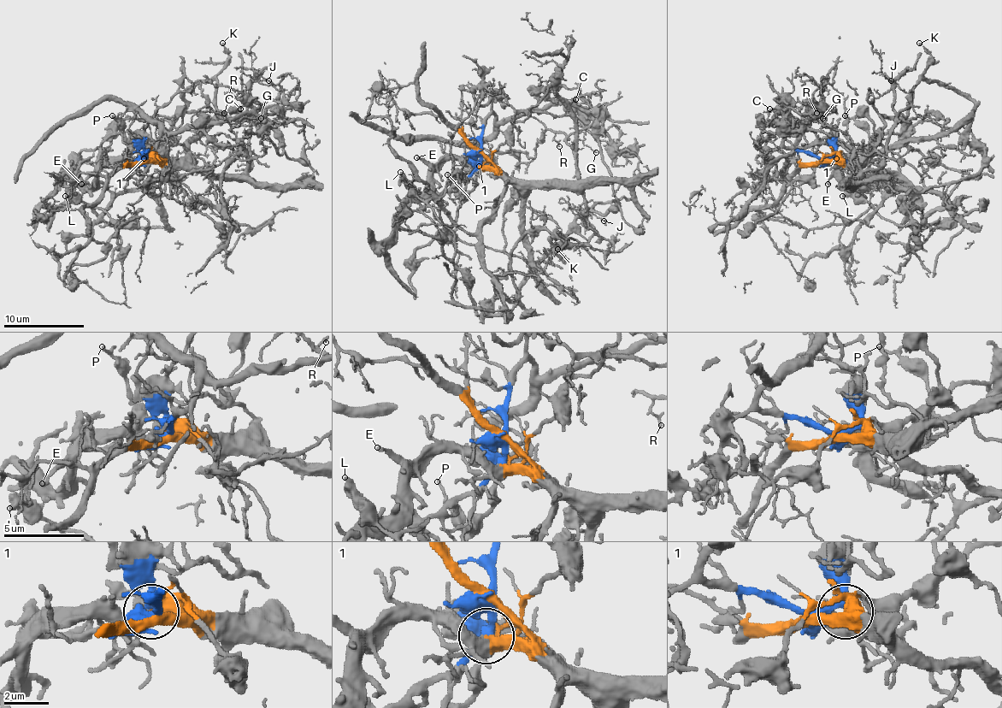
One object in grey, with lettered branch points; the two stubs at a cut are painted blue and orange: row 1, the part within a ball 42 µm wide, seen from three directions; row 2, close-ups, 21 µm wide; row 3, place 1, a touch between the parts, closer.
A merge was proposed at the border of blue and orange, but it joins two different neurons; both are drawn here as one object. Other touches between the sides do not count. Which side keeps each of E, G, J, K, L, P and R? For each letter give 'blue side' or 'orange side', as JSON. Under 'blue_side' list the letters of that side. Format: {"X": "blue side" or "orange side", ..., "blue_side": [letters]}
{"E": "orange side", "G": "orange side", "J": "orange side", "K": "orange side", "L": "orange side", "P": "orange side", "R": "orange side", "blue_side": []}

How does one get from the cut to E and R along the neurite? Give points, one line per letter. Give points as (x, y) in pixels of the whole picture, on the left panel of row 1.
E: (144, 160), (105, 160), (81, 185)
R: (144, 160), (167, 160), (176, 166), (200, 168), (215, 174), (244, 172), (244, 148), (219, 115), (225, 114)

